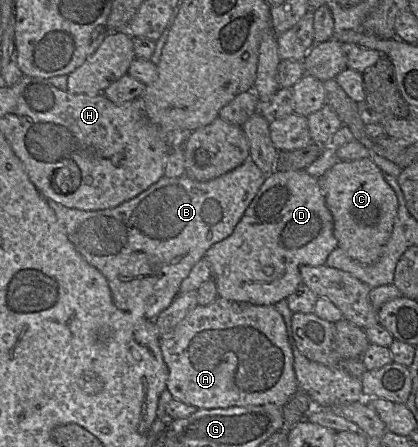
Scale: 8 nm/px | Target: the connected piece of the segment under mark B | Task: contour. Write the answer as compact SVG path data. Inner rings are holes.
M247 159L243 164L230 172L206 182L199 182L183 175L178 178L168 178L163 176L156 183L151 185L147 190L140 193L117 207L104 210L80 210L76 208L65 207L52 199L46 199L49 206L53 209L59 223L63 226L69 241L75 250L93 267L98 269L107 279L115 306L130 314L143 317L147 320L154 321L157 316L165 310L179 293L182 281L188 276L192 267L204 257L206 251L215 243L218 243L232 234L236 225L241 220L248 206L263 185L266 175L251 160Z

